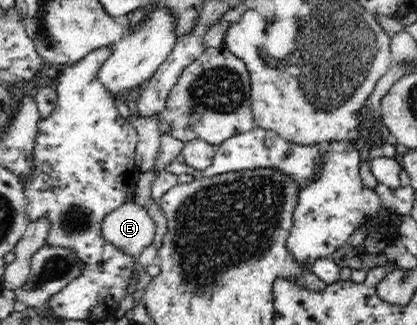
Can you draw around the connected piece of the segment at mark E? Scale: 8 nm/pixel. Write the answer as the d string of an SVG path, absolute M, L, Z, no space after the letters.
M132 201L110 211L100 225L100 236L123 255L132 257L151 245L155 231L156 224L148 212Z

